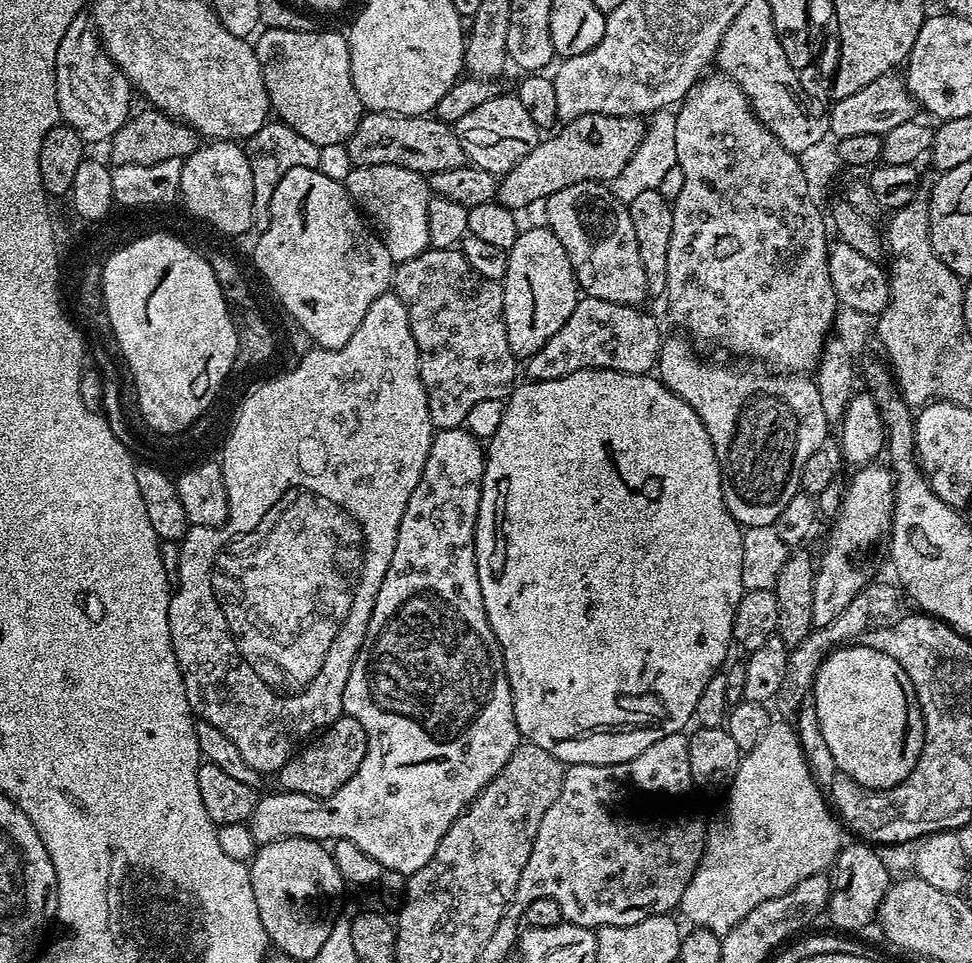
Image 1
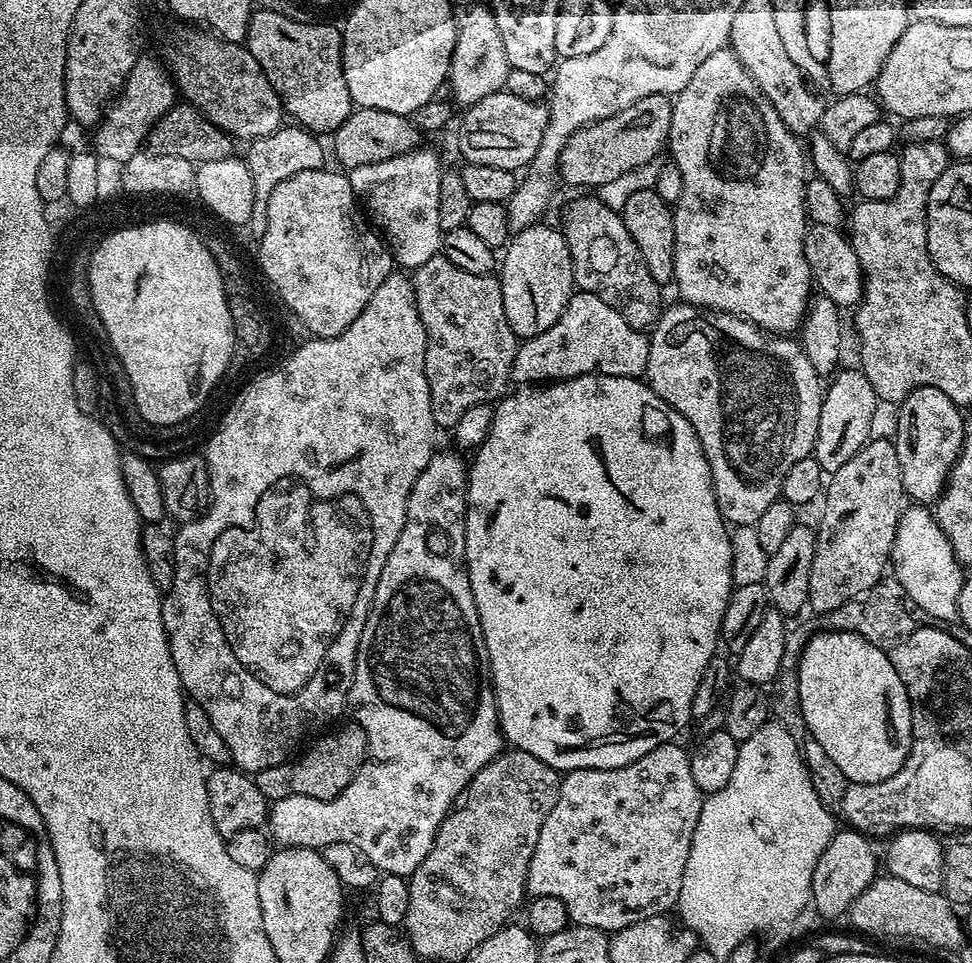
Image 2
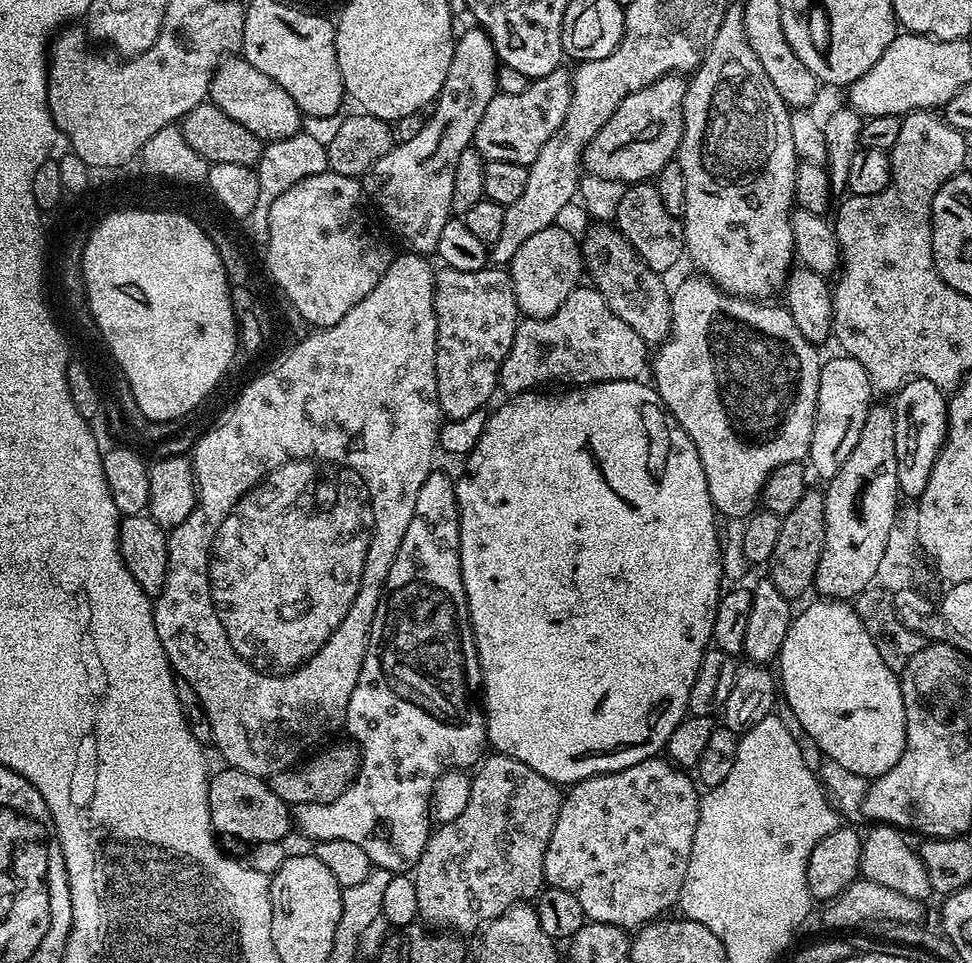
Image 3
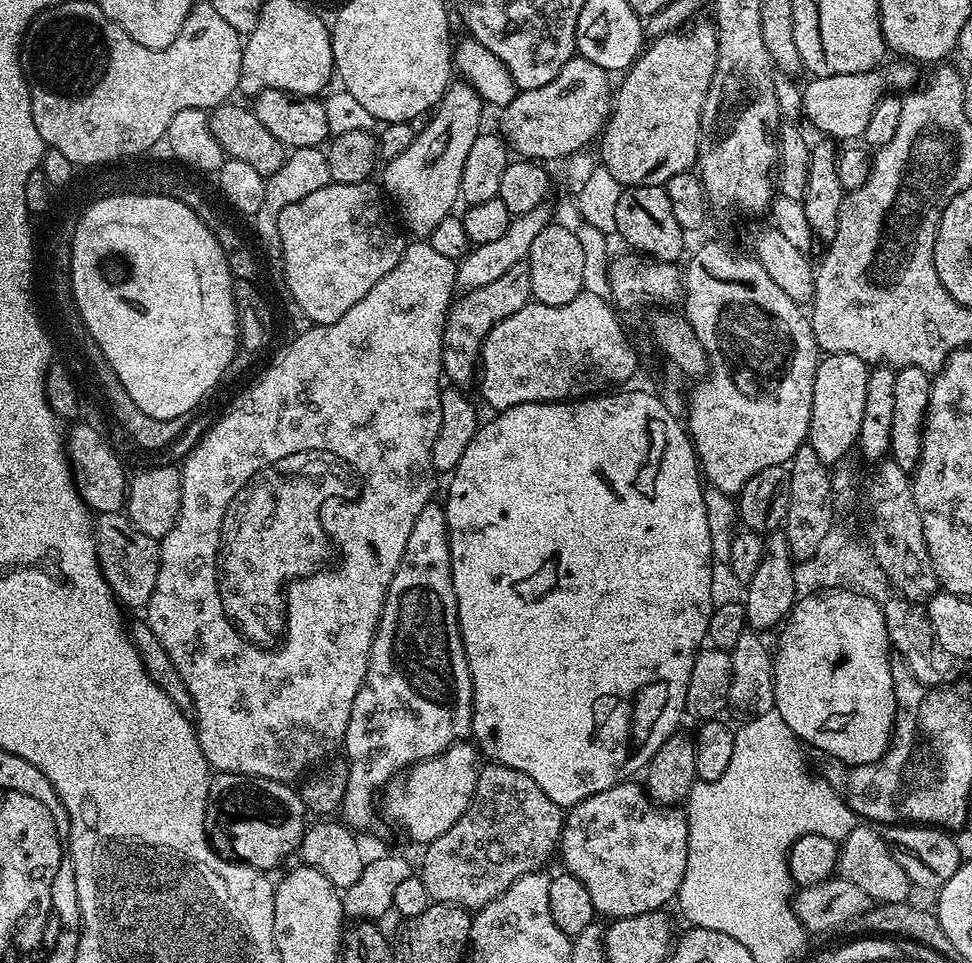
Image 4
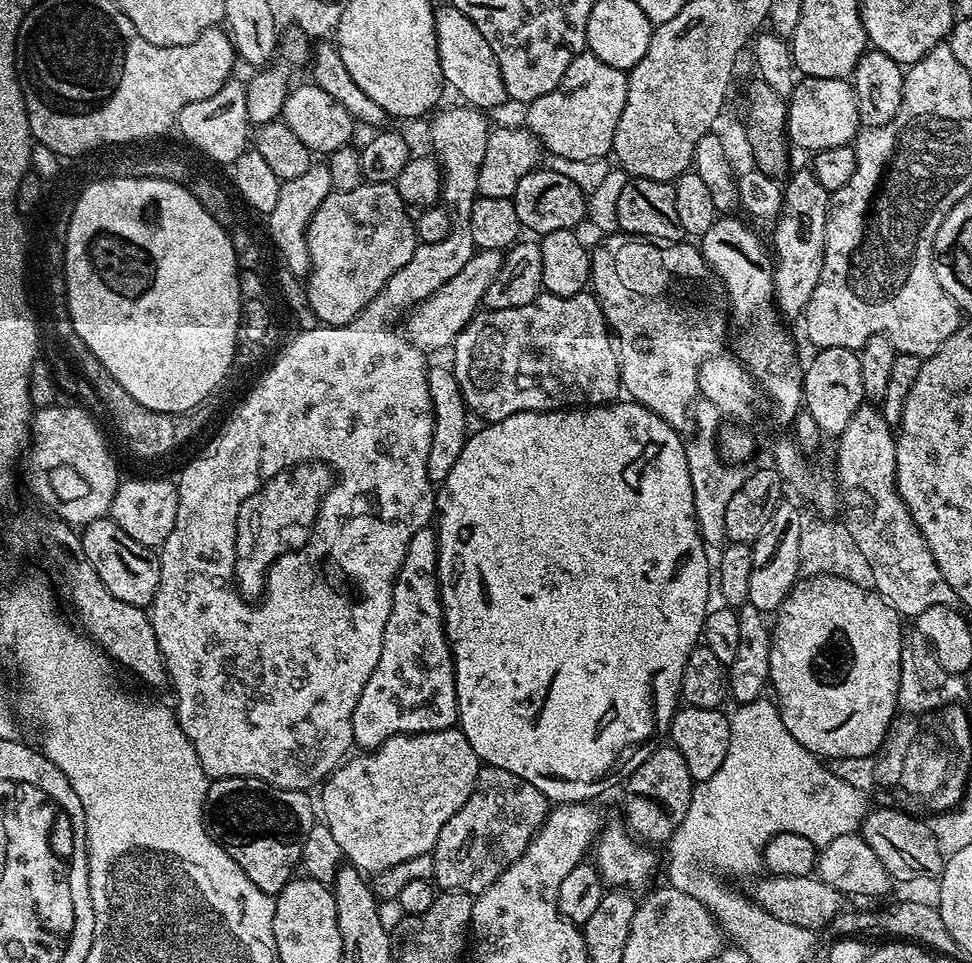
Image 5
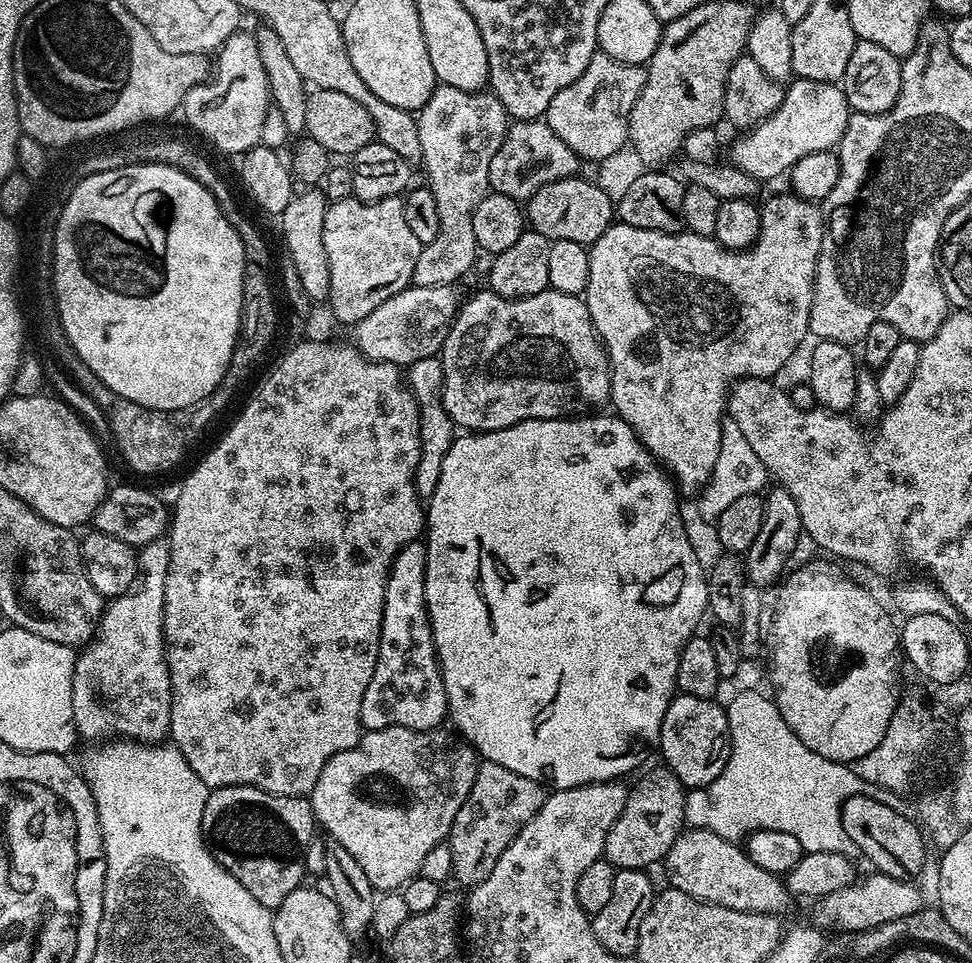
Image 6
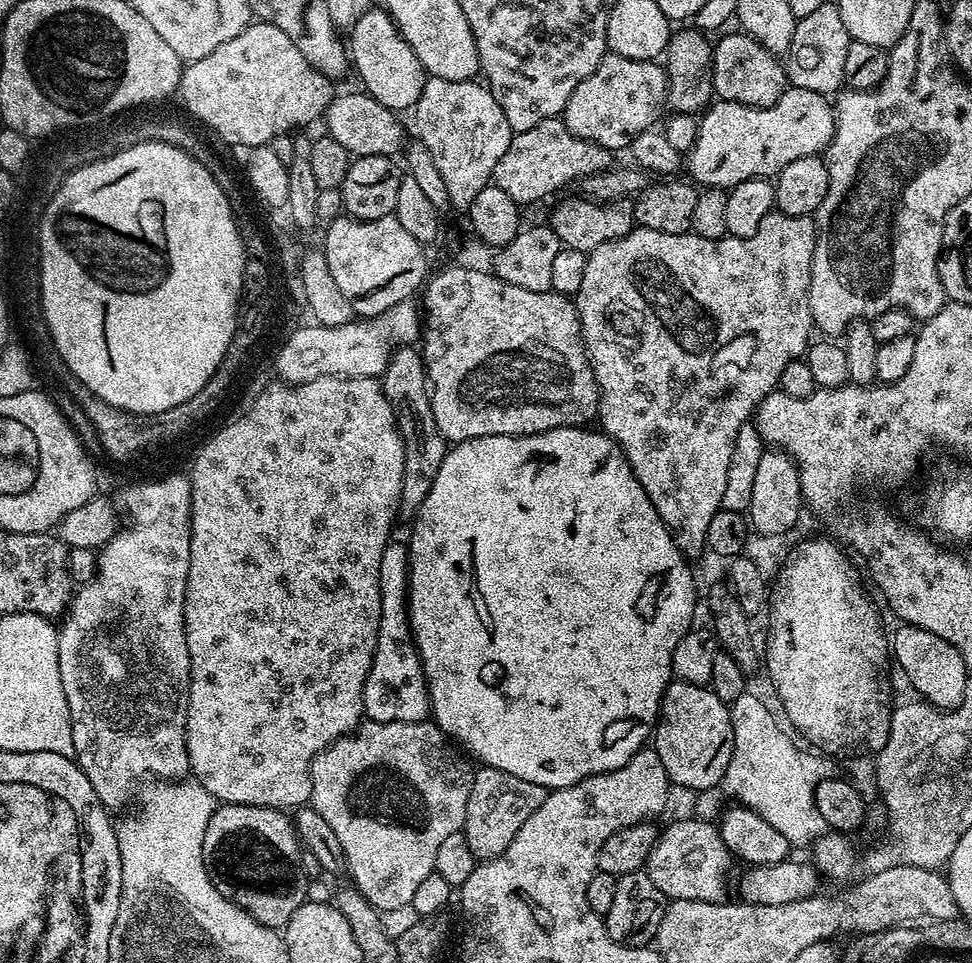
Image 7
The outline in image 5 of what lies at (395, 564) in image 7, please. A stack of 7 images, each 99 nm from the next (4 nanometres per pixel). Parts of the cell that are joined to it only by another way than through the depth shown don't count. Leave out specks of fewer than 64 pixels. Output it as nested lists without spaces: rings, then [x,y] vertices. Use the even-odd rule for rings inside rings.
[[[435,527],[418,530],[406,546],[406,558],[396,575],[390,618],[382,638],[382,654],[358,706],[354,706],[352,738],[360,750],[375,750],[392,736],[413,732],[437,732],[458,720],[456,675],[452,647],[444,633],[444,607],[436,579],[440,542]]]

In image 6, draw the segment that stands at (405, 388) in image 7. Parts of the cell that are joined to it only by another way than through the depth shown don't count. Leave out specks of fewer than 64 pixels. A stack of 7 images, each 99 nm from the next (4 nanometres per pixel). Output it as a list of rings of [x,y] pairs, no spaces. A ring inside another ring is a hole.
[[[441,357],[418,358],[418,362],[407,365],[406,383],[420,408],[420,457],[414,470],[412,485],[416,487],[416,495],[421,501],[427,502],[438,486],[438,477],[442,474],[442,461],[445,460],[453,440],[458,435],[450,414],[446,414],[440,393],[444,388],[444,365]]]

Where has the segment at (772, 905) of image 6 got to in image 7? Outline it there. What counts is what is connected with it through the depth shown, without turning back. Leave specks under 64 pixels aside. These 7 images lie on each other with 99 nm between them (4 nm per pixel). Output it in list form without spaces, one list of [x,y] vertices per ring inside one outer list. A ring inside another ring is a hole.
[[[691,819],[676,820],[657,835],[654,850],[648,855],[648,877],[669,901],[723,901],[727,897],[724,895],[728,892],[728,875],[732,872],[734,857],[722,842],[719,827],[713,821]]]

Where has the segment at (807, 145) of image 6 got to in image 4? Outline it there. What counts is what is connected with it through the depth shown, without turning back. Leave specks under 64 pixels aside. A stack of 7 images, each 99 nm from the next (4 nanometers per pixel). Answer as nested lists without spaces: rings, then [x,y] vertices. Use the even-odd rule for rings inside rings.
[[[880,70],[871,72],[859,72],[858,74],[834,74],[833,76],[817,76],[809,79],[809,84],[803,85],[804,93],[804,110],[803,115],[808,116],[808,120],[814,127],[820,131],[825,137],[831,138],[833,141],[848,140],[844,142],[852,142],[855,138],[863,137],[866,130],[866,122],[870,122],[870,114],[874,112],[874,106],[878,106],[881,96],[885,95],[884,76]]]

